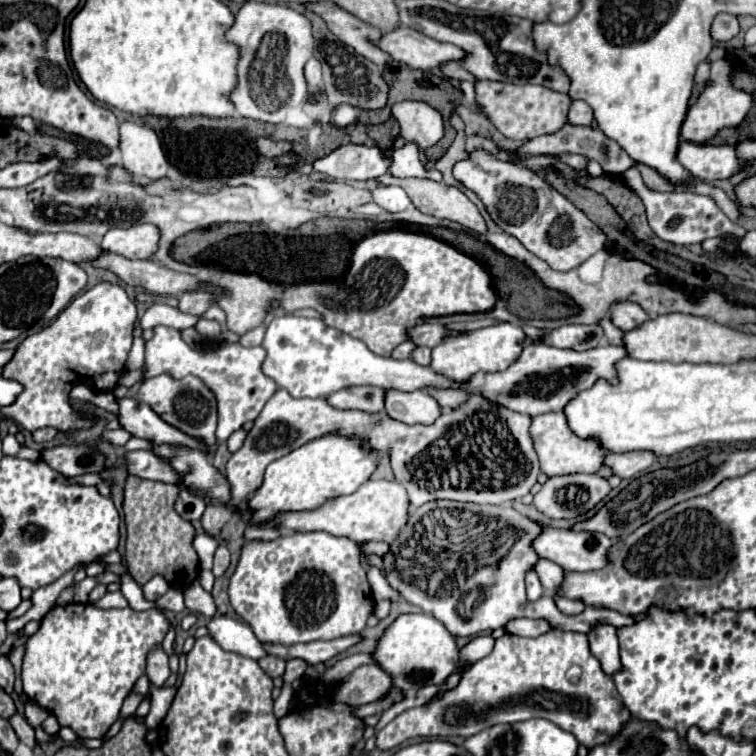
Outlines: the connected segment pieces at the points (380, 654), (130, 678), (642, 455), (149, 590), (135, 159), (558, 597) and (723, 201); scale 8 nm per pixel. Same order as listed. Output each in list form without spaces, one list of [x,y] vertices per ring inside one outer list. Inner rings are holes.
[[[403,614],[383,634],[375,650],[377,664],[393,678],[393,684],[405,692],[429,684],[443,684],[457,668],[459,648],[451,632],[431,614]]]
[[[71,602],[67,606],[53,606],[41,620],[41,628],[29,636],[23,658],[23,692],[29,700],[57,716],[61,726],[69,726],[81,738],[103,738],[113,722],[119,718],[123,700],[133,690],[137,678],[145,674],[149,652],[159,646],[167,634],[169,620],[159,610],[151,608],[137,612],[133,608],[97,608],[93,604]]]
[[[635,450],[635,452],[625,452],[625,454],[609,454],[605,458],[605,464],[613,468],[613,472],[621,478],[633,478],[647,470],[657,456],[649,450]]]
[[[155,576],[143,586],[145,600],[149,600],[149,602],[157,602],[167,590],[169,590],[169,584],[167,584],[167,580],[163,576]]]
[[[123,122],[121,124],[121,156],[123,168],[135,176],[149,182],[157,182],[167,176],[169,162],[163,152],[157,134],[144,124]]]
[[[555,592],[553,594],[553,600],[555,600],[555,606],[563,612],[563,614],[581,614],[585,610],[585,604],[577,598],[567,598],[563,596],[561,592]]]
[[[715,188],[715,196],[711,196],[711,198],[717,202],[717,206],[723,210],[723,214],[725,214],[729,220],[737,220],[737,218],[741,216],[737,204],[735,204],[721,188]]]

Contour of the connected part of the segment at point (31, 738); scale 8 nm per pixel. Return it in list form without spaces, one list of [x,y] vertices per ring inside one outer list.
[[[17,714],[17,716],[13,716],[11,720],[11,726],[15,728],[15,732],[17,732],[17,736],[19,736],[19,740],[23,742],[23,744],[27,744],[29,748],[35,748],[37,746],[37,738],[35,738],[35,728],[21,716],[21,714]]]

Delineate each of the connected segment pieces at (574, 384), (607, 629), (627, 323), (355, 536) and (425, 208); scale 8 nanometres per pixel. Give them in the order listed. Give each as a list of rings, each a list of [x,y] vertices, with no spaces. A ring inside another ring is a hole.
[[[529,344],[523,348],[521,356],[507,370],[485,374],[485,382],[477,388],[471,388],[469,394],[481,394],[499,406],[505,406],[513,412],[527,416],[559,412],[567,406],[569,400],[577,398],[579,392],[589,390],[601,378],[607,380],[609,384],[617,384],[619,378],[615,364],[627,356],[629,354],[625,346],[611,346],[611,344],[585,352],[569,352],[541,344]]]
[[[597,624],[591,628],[589,636],[589,648],[591,654],[601,662],[601,668],[605,674],[613,674],[621,668],[619,662],[619,642],[615,634],[615,626],[611,624]]]
[[[615,302],[611,306],[611,314],[613,314],[613,324],[625,332],[635,330],[651,320],[649,314],[635,302]]]
[[[367,480],[357,488],[357,492],[349,496],[339,496],[337,500],[331,500],[329,504],[323,504],[321,508],[313,512],[287,512],[277,516],[281,522],[281,528],[295,530],[295,532],[315,532],[323,530],[333,536],[347,536],[355,542],[387,542],[393,544],[401,532],[401,528],[407,524],[411,516],[411,506],[407,500],[407,492],[399,482],[389,480]]]
[[[383,174],[381,178],[375,178],[379,184],[397,184],[401,186],[417,210],[423,214],[431,214],[435,218],[445,218],[459,222],[461,226],[485,234],[487,226],[479,210],[467,200],[467,196],[453,186],[445,186],[441,182],[433,180],[421,180],[421,178],[405,178],[397,180],[391,174]]]

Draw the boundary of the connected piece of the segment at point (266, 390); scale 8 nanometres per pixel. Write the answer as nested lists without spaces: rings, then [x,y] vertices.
[[[157,326],[151,340],[145,344],[145,376],[153,378],[163,372],[169,372],[173,378],[183,378],[187,374],[199,376],[217,396],[219,406],[219,426],[217,434],[219,442],[225,442],[233,432],[243,428],[247,422],[253,422],[267,400],[275,394],[277,384],[263,374],[263,360],[265,360],[265,348],[253,346],[245,348],[239,342],[237,344],[215,344],[213,350],[195,352],[179,334],[175,328]]]

